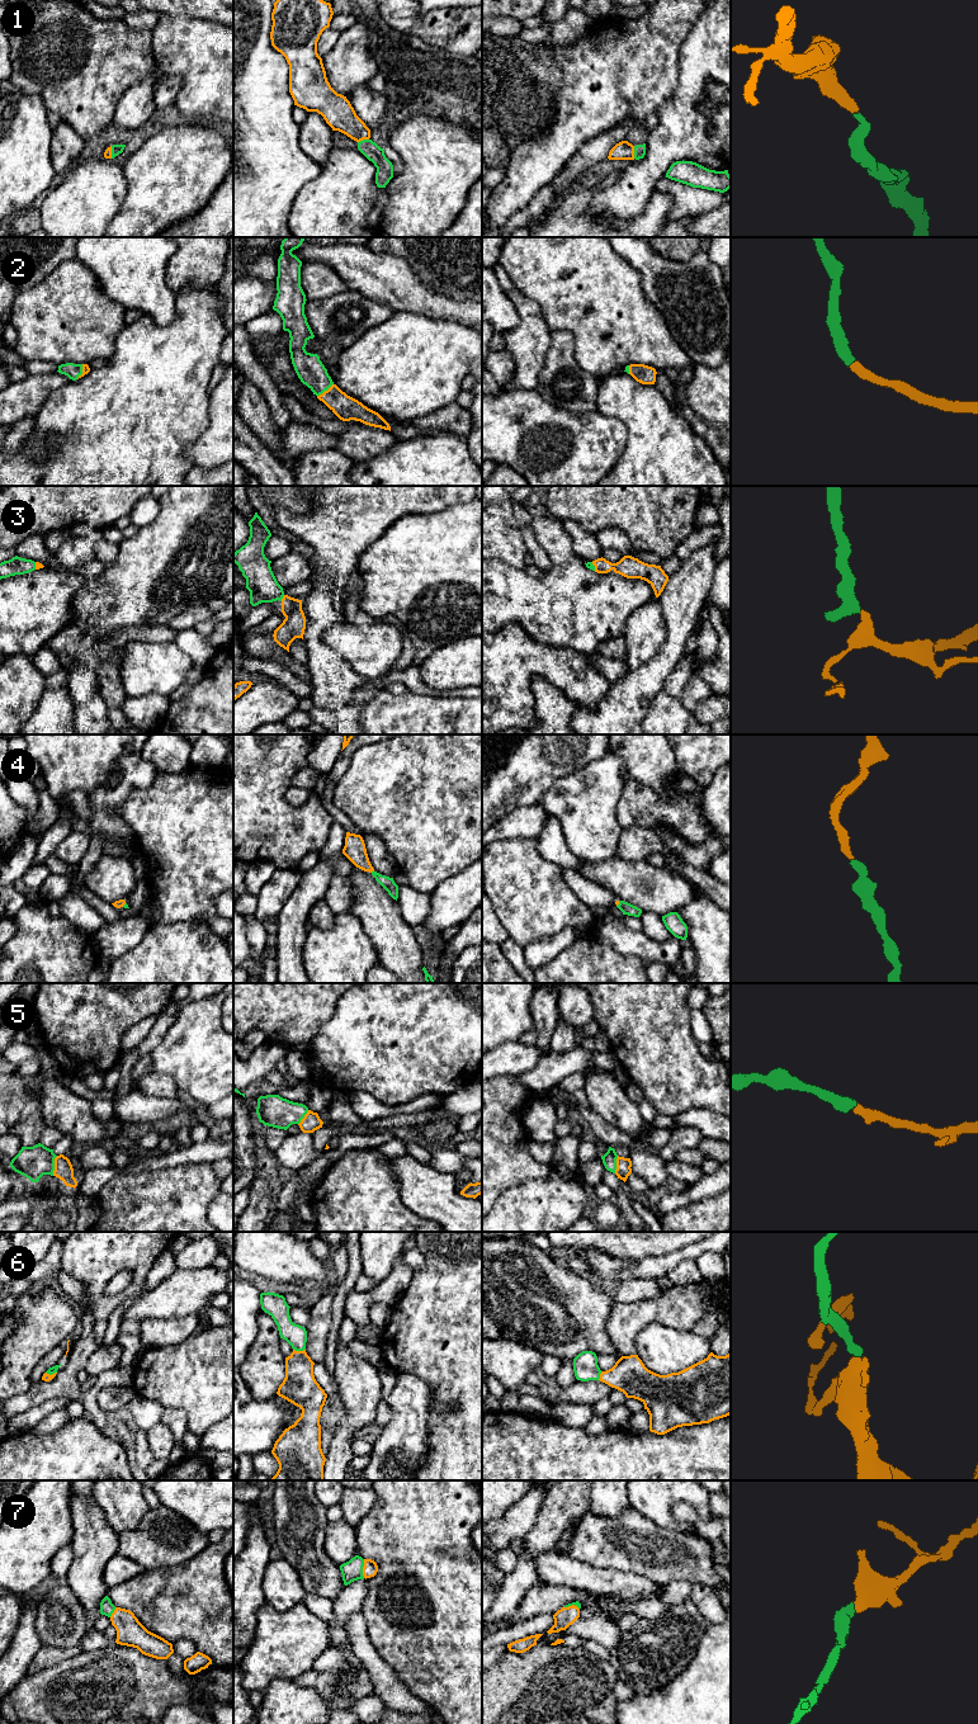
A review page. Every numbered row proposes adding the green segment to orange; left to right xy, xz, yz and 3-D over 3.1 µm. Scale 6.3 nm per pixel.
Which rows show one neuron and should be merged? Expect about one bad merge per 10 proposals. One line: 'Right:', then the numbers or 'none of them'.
Right: 1, 2, 3, 4, 5, 6, 7

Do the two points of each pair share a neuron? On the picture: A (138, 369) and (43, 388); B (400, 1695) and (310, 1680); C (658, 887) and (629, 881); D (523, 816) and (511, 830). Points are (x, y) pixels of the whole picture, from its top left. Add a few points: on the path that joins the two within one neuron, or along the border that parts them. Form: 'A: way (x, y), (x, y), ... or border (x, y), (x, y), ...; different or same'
A: border (71, 379), (55, 388), (43, 402); different
B: border (363, 1666), (373, 1691); different
C: way (651, 887), (637, 882); same
D: way (521, 820), (515, 826); same

